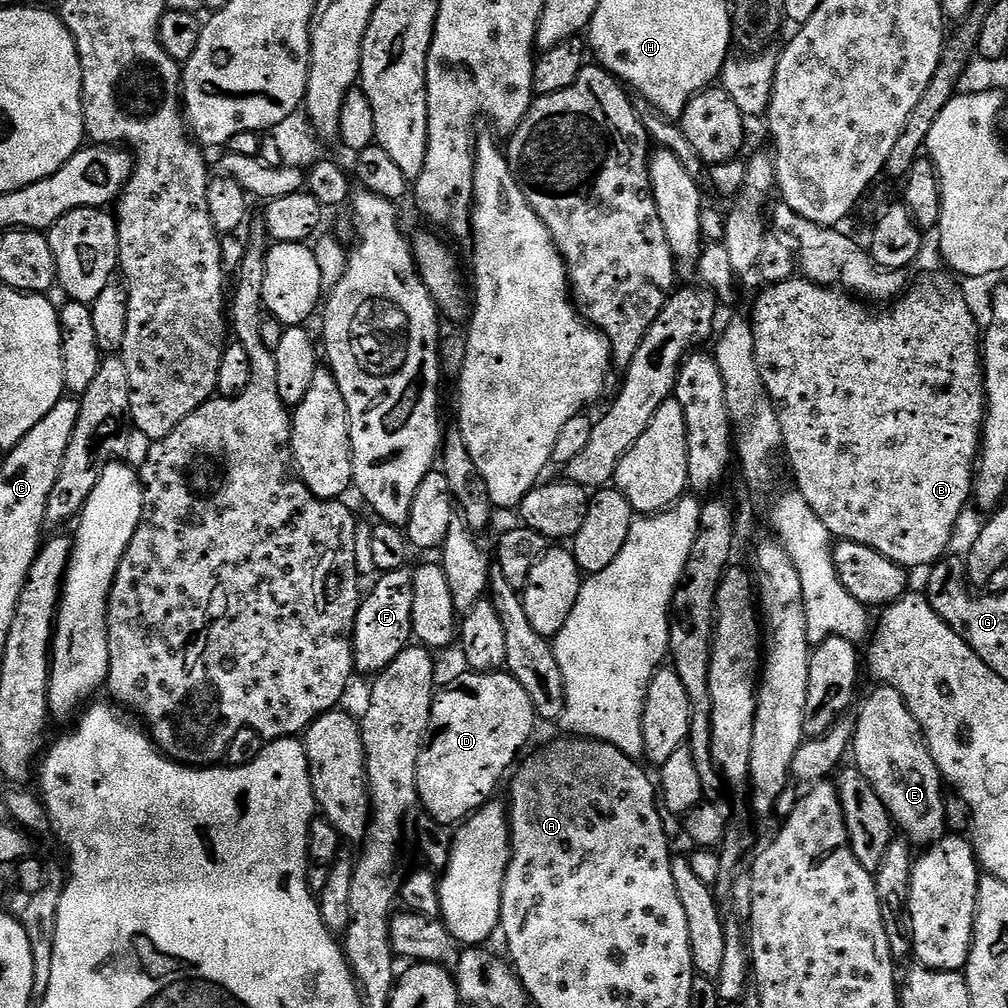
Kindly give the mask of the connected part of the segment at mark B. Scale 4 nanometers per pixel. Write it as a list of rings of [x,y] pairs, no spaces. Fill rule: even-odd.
[[[951,275],[948,276],[928,276],[921,284],[913,283],[891,305],[892,312],[872,312],[867,316],[860,305],[863,303],[853,298],[847,291],[814,284],[803,278],[767,285],[763,289],[765,292],[757,298],[752,312],[750,311],[758,370],[765,388],[768,389],[768,397],[772,399],[772,405],[778,414],[784,439],[782,452],[783,455],[788,455],[788,464],[792,467],[793,478],[796,479],[795,491],[800,492],[802,498],[806,498],[806,502],[810,502],[810,510],[818,514],[818,518],[826,526],[826,530],[832,532],[833,537],[870,546],[906,570],[924,567],[927,569],[937,560],[943,560],[949,551],[948,543],[956,532],[956,523],[959,522],[964,507],[972,500],[974,469],[978,464],[982,439],[986,407],[982,340],[978,335],[978,328],[976,332],[976,320],[972,317],[963,294],[956,289],[957,281]]]

